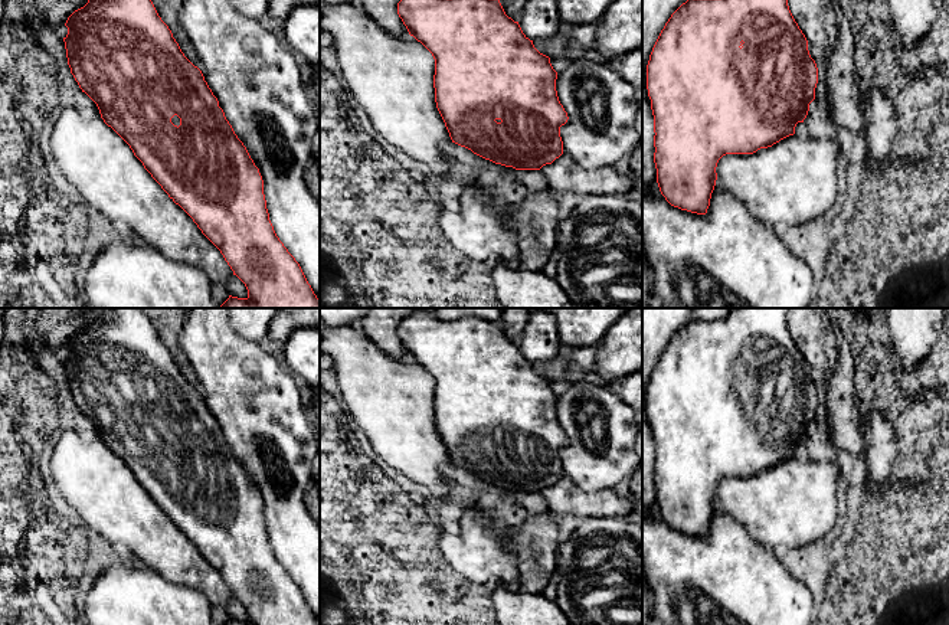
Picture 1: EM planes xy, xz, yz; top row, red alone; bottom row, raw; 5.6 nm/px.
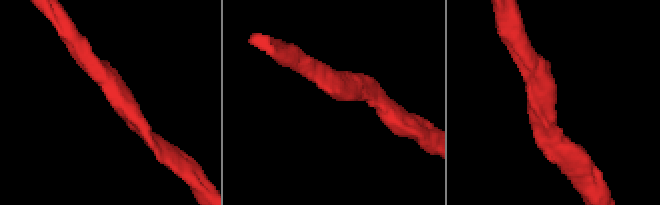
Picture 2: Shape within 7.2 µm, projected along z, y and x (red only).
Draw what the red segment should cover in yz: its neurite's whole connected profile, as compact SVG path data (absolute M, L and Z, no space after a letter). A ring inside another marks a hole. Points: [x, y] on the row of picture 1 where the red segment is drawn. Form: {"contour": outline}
{"contour": "M687 0L661 30L647 65L654 115L654 163L665 200L681 210L706 215L716 186L716 167L726 154L753 154L793 135L815 99L818 68L788 0Z"}

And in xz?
{"contour": "M400 0L397 3L397 14L406 26L409 35L420 42L435 59L435 102L452 143L471 150L474 154L485 160L505 167L513 167L516 170L540 170L543 166L552 164L563 154L560 127L567 122L569 117L557 96L557 72L553 69L550 58L540 53L534 48L533 40L523 33L518 22L514 22L505 14L500 0Z"}

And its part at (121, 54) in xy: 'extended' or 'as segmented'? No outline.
as segmented

